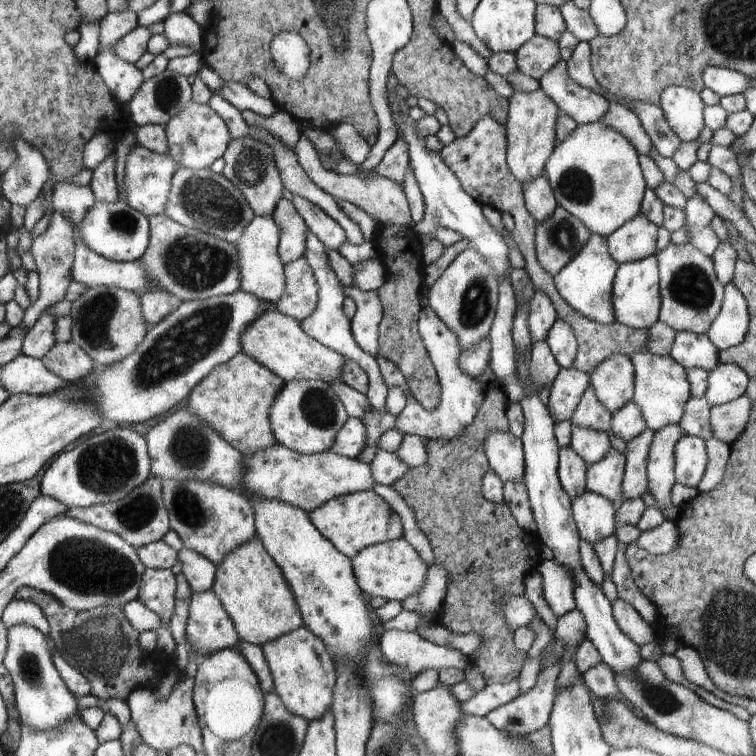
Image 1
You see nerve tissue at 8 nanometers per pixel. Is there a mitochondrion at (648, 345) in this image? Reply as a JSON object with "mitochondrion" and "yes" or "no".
{"mitochondrion":"no"}

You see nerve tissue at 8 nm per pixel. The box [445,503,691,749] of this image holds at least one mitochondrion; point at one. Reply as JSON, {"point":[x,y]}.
{"point":[663,701]}

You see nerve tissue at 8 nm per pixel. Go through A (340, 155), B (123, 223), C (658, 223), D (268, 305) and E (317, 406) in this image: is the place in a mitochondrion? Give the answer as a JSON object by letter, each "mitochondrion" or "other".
{"A":"other","B":"mitochondrion","C":"other","D":"other","E":"mitochondrion"}

